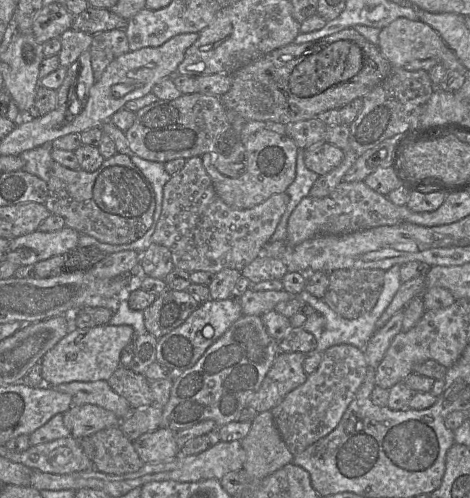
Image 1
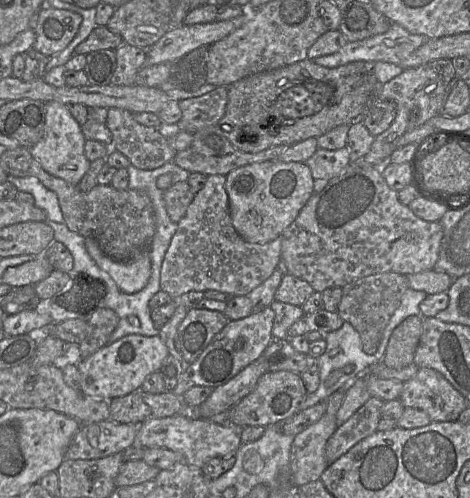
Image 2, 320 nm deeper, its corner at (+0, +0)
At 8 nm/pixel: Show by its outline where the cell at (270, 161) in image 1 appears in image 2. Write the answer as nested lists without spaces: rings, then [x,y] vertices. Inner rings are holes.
[[[254,163],[234,169],[225,177],[232,225],[237,234],[251,244],[266,244],[279,238],[314,194],[314,179],[306,163]],[[240,173],[245,176],[240,182],[235,181],[232,189],[232,178]]]

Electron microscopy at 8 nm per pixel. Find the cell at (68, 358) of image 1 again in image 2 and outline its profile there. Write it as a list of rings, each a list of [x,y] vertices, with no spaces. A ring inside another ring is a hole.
[[[138,334],[124,336],[111,344],[106,344],[77,364],[80,390],[86,395],[107,401],[140,391],[147,376],[160,372],[168,355],[169,350],[159,336],[148,337]]]

